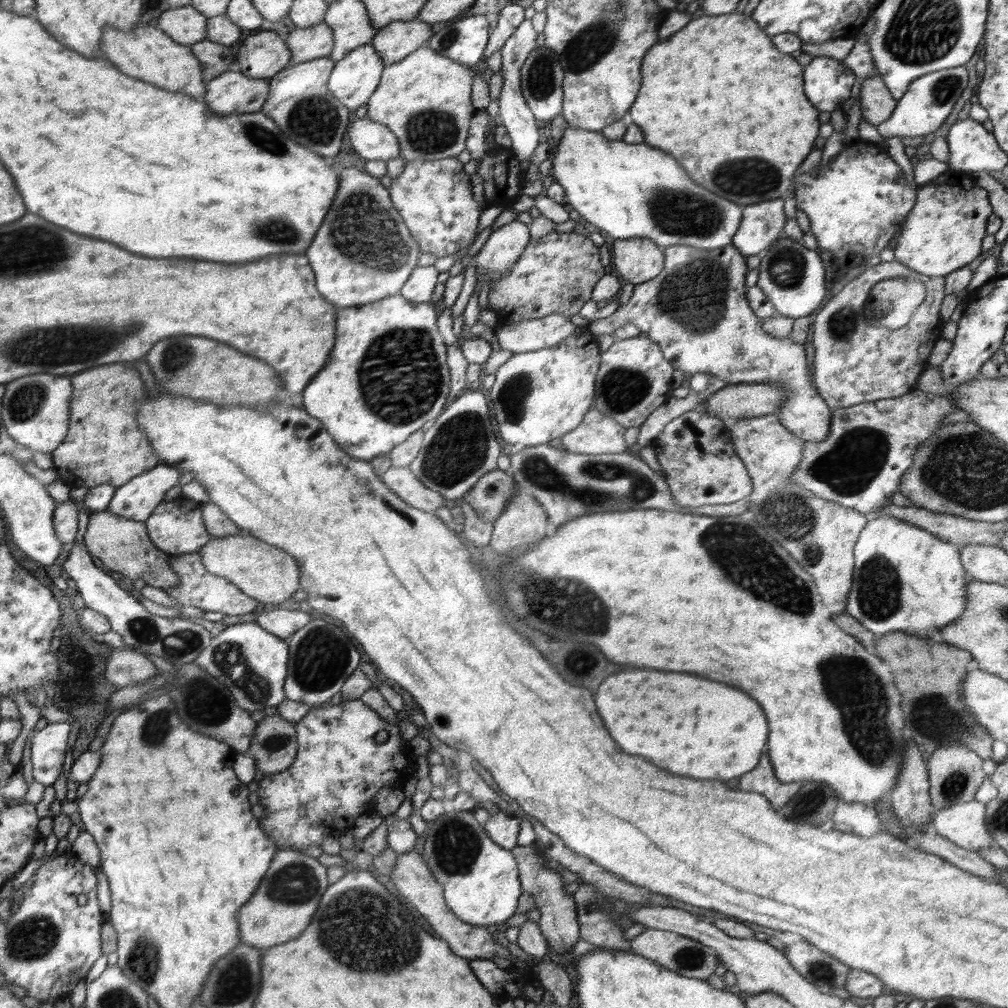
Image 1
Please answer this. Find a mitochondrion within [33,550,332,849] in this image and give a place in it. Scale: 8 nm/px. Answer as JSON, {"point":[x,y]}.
{"point":[205,704]}

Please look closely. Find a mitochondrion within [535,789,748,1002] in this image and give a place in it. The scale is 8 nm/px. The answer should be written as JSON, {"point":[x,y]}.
{"point":[690,957]}

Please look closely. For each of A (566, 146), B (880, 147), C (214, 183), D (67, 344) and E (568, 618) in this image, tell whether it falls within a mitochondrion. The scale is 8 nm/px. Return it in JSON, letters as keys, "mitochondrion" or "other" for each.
{"A":"other","B":"other","C":"other","D":"mitochondrion","E":"mitochondrion"}

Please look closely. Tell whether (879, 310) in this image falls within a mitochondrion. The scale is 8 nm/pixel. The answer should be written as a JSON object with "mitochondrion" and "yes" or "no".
{"mitochondrion":"yes"}

